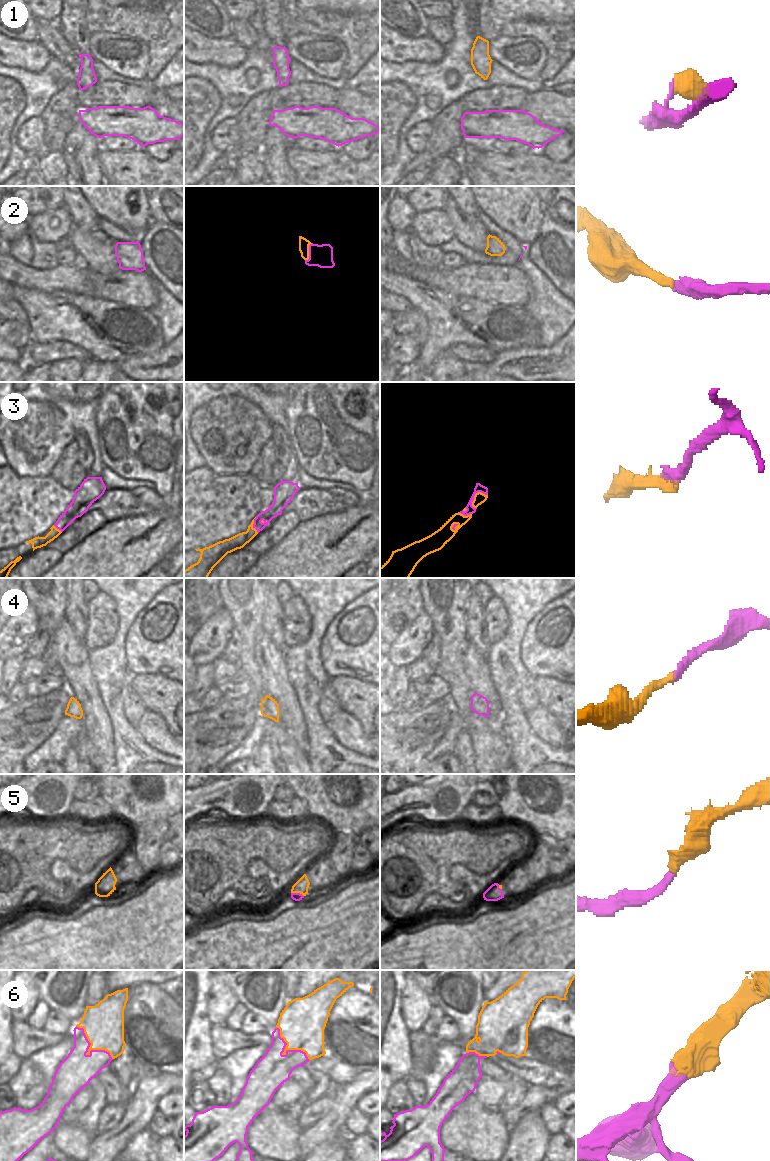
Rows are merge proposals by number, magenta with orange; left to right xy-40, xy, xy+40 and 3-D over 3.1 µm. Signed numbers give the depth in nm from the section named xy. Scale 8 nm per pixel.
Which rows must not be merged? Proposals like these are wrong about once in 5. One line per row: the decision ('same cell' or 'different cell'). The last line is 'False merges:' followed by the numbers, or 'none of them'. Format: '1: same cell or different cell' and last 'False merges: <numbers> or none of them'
1: same cell
2: same cell
3: same cell
4: same cell
5: same cell
6: same cell
False merges: none of them

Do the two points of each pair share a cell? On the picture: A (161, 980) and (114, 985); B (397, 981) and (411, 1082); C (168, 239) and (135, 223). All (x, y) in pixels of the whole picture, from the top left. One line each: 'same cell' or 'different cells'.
A: same cell
B: different cells
C: different cells

